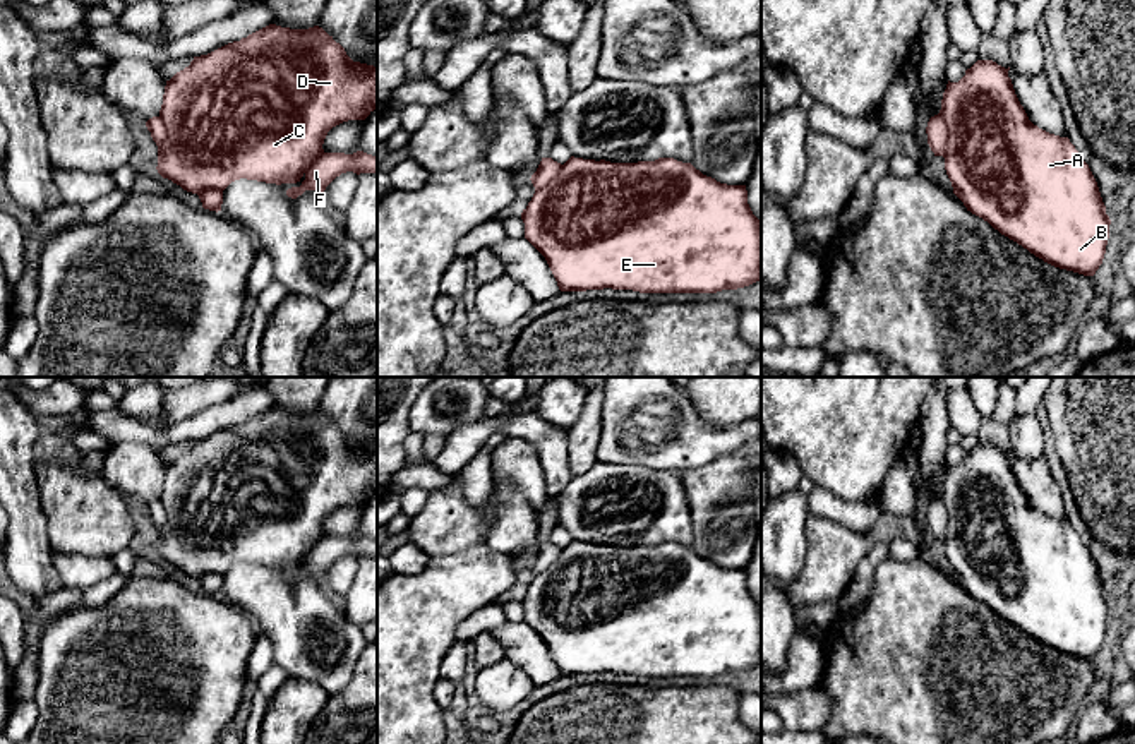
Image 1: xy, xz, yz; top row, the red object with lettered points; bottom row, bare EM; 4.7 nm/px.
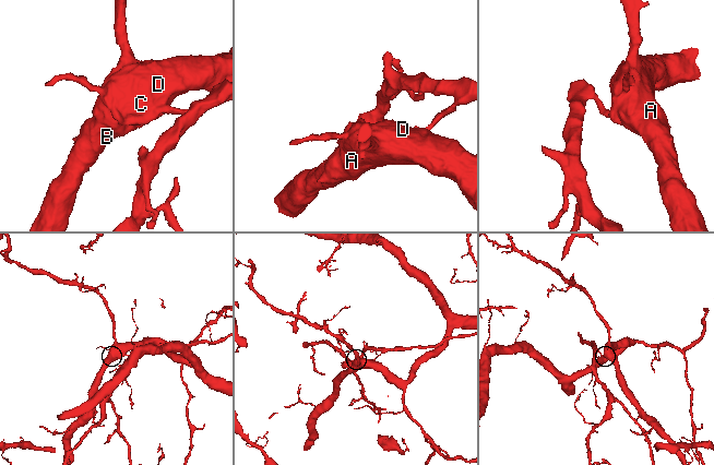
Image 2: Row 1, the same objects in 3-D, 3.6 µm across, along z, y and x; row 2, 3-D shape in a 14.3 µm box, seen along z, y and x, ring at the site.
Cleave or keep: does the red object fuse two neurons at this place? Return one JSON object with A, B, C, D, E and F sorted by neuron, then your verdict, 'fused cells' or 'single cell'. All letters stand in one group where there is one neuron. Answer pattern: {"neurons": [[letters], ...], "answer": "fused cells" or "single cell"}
{"neurons": [["A", "B", "C", "D", "E"], ["F"]], "answer": "fused cells"}

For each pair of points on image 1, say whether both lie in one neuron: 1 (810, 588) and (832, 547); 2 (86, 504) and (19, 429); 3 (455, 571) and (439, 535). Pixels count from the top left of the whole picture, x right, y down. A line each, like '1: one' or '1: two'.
1: one
2: two
3: two

